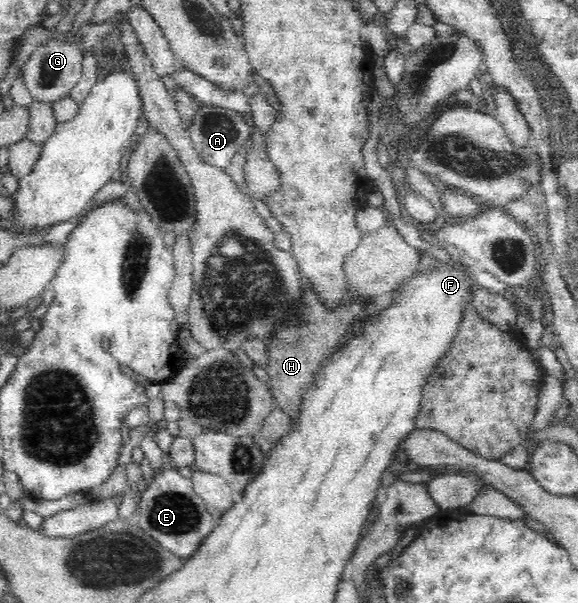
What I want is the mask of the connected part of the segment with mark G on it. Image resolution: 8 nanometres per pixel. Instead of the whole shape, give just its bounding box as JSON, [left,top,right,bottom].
[19,20,83,102]

